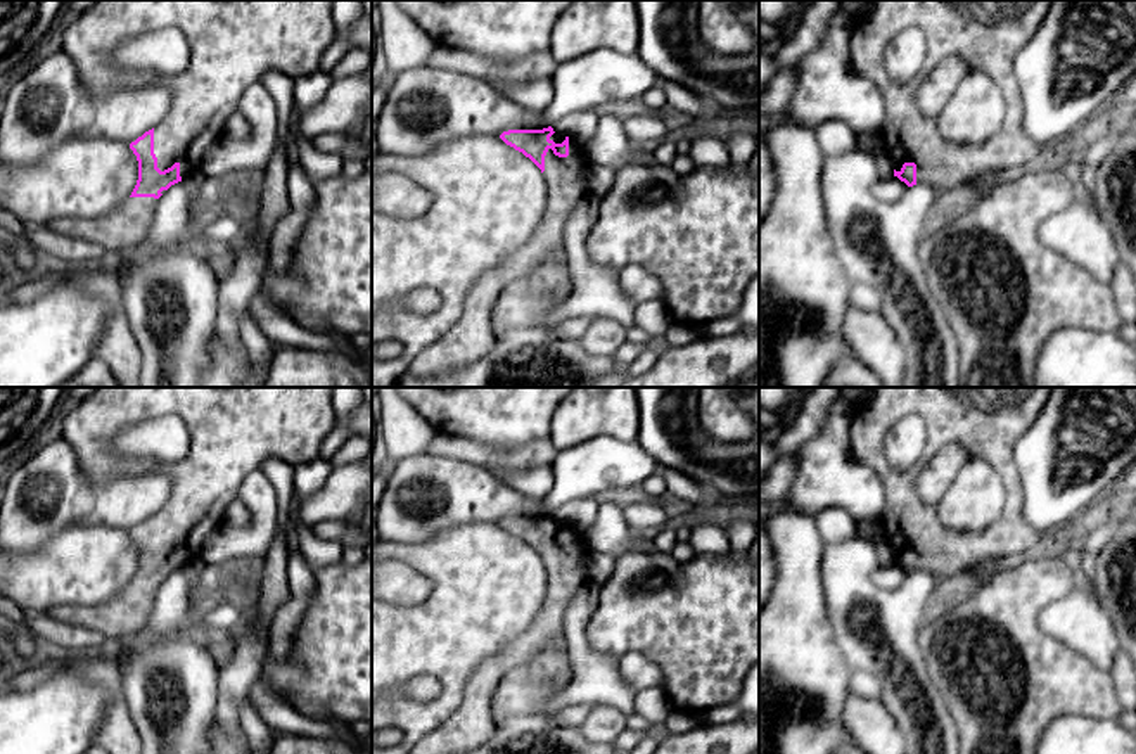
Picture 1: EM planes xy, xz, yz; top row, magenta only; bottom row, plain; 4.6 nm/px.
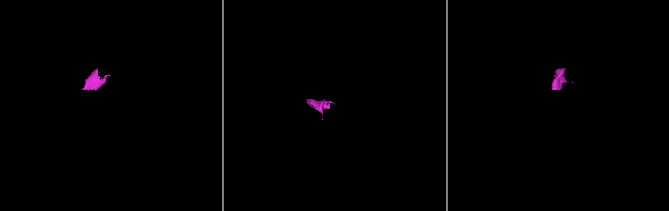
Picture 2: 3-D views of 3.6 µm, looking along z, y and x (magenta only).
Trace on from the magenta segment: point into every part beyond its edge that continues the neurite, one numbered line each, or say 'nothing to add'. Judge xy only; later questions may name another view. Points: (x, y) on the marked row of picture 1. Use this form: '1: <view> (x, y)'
1: xy (232, 44)

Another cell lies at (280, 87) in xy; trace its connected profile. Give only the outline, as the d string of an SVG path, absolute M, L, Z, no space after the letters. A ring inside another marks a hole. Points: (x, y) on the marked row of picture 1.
M271 71L263 74L259 81L273 97L278 107L278 138L289 154L289 135L294 128L292 105L294 105L294 80L284 73Z

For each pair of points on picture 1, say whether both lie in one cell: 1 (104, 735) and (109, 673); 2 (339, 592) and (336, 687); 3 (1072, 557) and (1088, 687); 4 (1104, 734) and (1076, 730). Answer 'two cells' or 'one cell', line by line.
1: one cell
2: one cell
3: two cells
4: one cell

